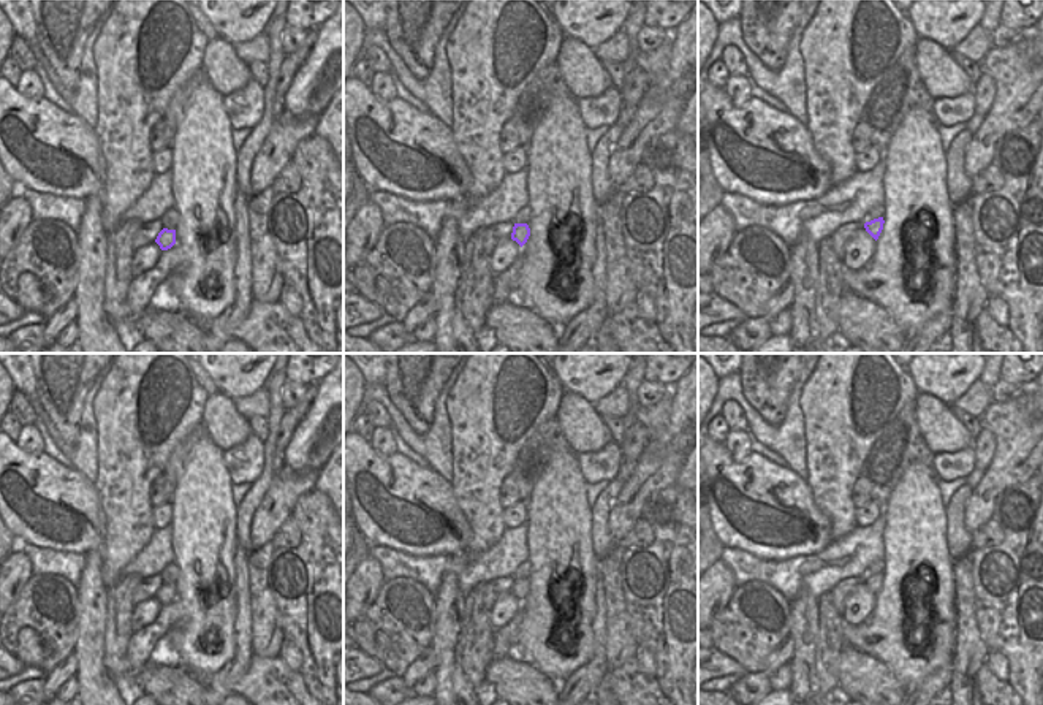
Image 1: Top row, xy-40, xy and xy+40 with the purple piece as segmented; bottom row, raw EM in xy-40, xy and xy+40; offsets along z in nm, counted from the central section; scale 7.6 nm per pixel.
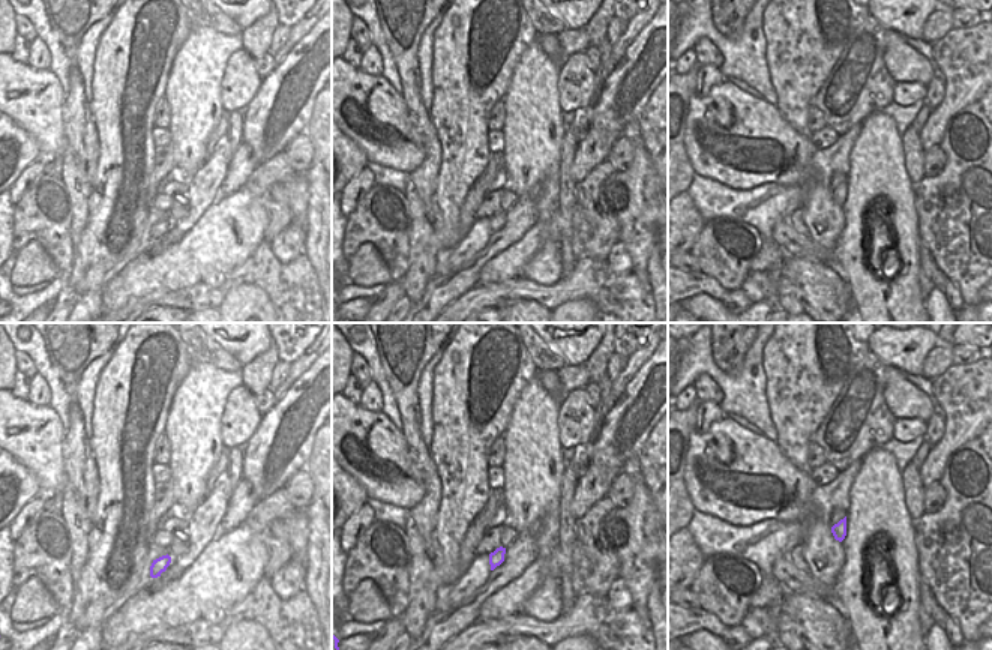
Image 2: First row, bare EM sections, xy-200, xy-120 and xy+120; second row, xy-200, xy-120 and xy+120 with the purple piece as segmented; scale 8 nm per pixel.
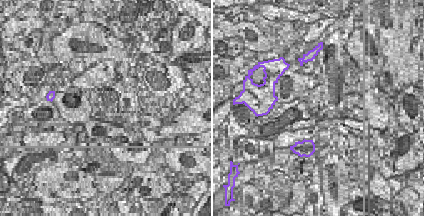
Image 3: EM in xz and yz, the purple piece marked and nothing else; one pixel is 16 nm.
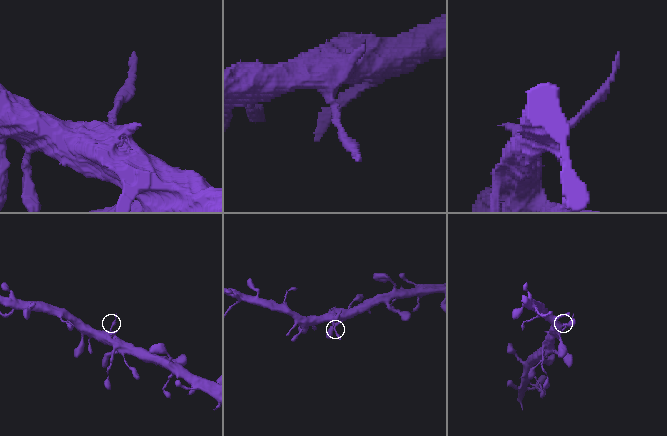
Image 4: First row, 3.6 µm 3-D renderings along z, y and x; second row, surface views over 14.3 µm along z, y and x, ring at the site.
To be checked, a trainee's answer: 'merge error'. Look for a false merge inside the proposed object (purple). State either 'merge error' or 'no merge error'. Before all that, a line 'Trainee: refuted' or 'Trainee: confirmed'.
Trainee: refuted
no merge error

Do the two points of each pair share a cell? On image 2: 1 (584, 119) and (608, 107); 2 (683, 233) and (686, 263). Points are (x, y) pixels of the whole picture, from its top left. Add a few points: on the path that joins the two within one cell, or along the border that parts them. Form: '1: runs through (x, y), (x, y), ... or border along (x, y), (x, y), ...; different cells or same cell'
1: border along (604, 83), (592, 110), (590, 126); different cells
2: border along (689, 251), (683, 254); different cells

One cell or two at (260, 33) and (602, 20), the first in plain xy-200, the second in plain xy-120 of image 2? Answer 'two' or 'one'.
one

